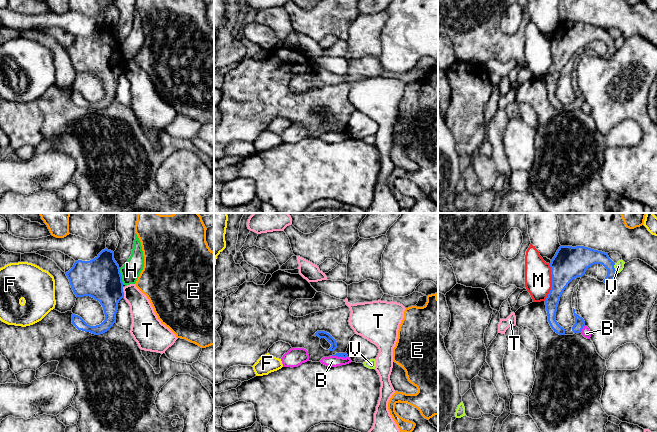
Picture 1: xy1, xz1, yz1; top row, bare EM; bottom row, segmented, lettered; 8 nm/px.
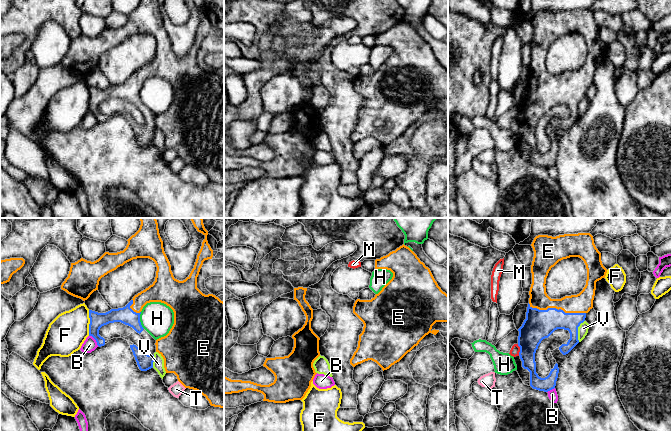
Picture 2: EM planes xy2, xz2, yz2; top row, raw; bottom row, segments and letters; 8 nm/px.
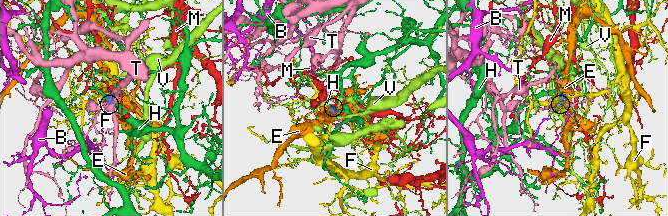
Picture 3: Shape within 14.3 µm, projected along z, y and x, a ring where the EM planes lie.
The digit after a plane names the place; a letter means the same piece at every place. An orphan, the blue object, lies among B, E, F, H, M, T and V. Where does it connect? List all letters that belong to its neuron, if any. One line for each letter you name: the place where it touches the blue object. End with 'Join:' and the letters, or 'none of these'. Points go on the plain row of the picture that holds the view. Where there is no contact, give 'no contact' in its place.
E: contact yz2 (557, 85)
Join: E

